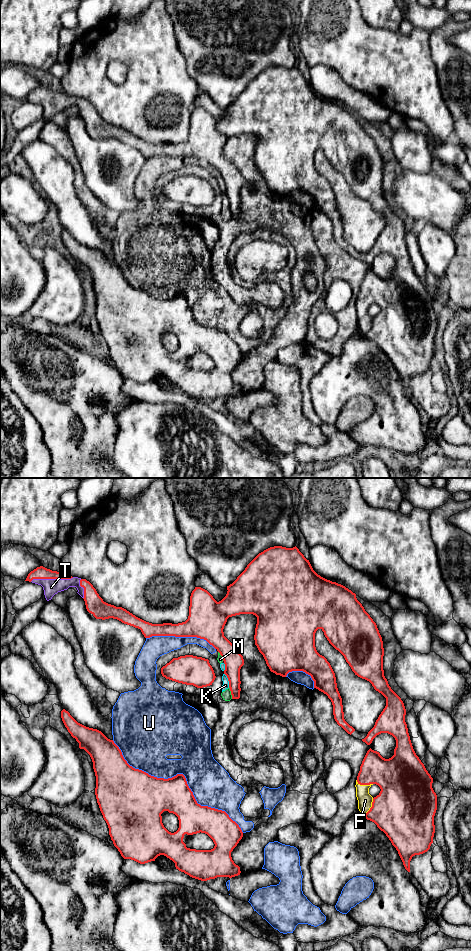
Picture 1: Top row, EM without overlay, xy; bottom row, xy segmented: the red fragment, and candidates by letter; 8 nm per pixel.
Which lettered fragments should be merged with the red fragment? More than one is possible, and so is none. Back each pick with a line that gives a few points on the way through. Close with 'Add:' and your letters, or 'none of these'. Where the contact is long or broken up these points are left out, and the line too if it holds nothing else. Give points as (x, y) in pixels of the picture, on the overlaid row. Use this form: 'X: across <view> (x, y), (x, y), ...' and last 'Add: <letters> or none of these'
Add: F, T

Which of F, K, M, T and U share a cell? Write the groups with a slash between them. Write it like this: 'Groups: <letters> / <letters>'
Groups: F T / K M U

